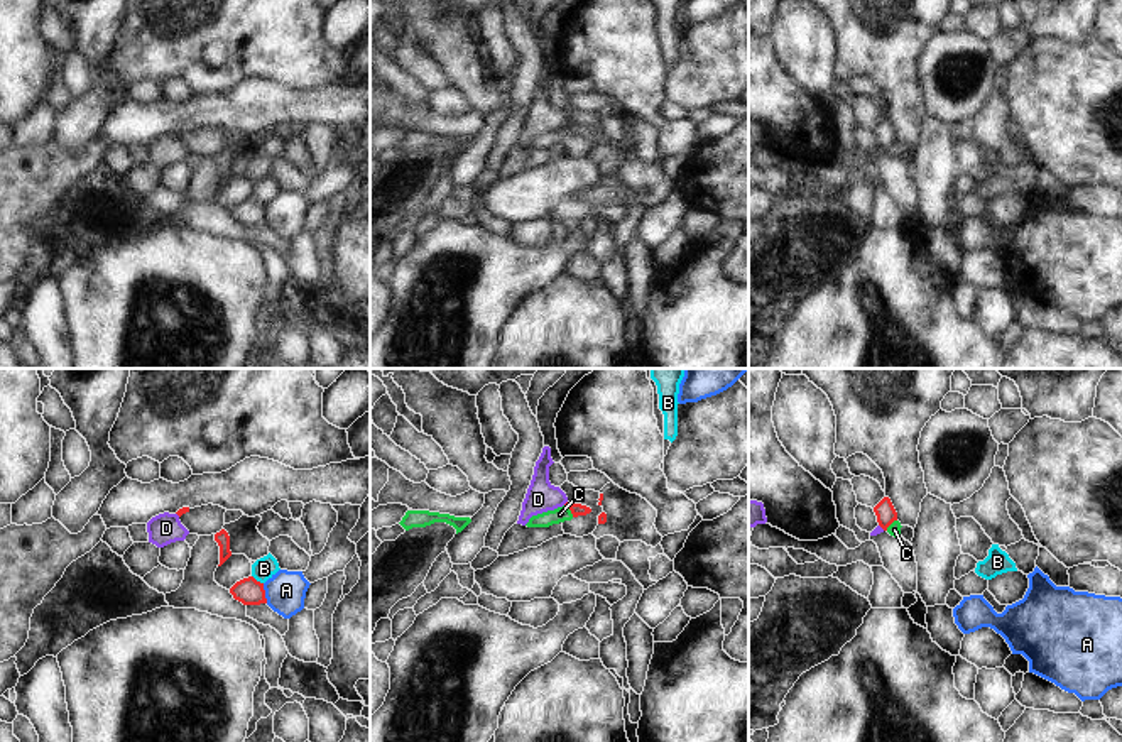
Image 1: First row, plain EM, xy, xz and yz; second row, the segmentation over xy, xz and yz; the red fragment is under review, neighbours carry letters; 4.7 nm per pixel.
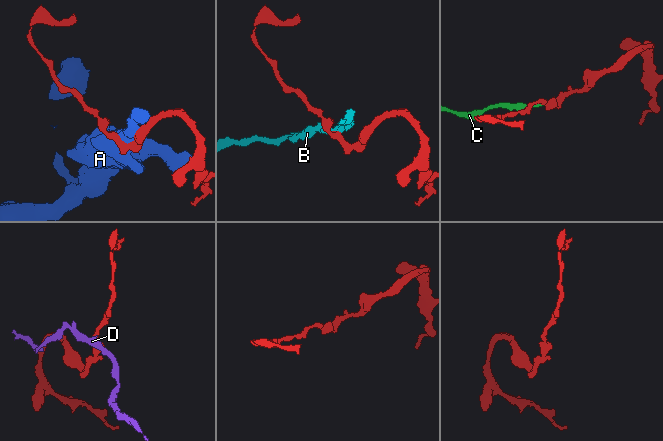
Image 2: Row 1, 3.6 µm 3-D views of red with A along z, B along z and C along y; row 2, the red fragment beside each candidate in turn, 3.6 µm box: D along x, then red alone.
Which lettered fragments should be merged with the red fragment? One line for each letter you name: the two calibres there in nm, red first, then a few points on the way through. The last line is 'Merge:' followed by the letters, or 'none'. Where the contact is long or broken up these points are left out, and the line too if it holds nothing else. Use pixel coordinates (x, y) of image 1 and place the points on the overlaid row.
Merge: none

